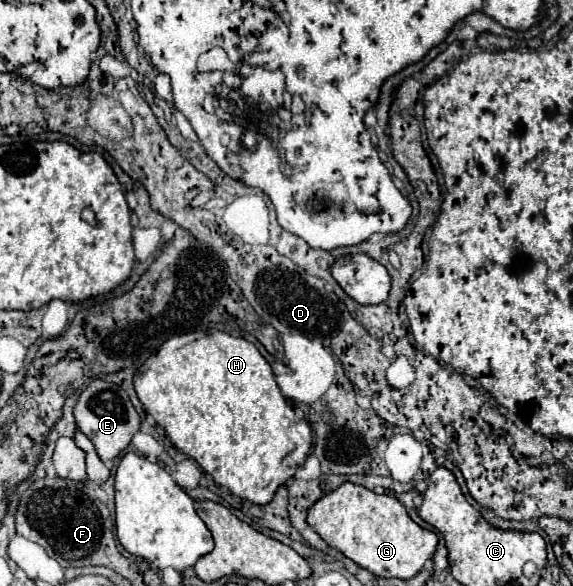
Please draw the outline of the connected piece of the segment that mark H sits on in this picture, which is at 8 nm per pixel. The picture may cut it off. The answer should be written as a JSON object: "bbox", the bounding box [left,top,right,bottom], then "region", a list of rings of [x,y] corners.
{"bbox":[134,330,312,504],"region":[[[210,330],[174,336],[150,356],[134,376],[134,388],[146,412],[166,430],[170,442],[198,462],[198,466],[214,476],[214,482],[226,486],[232,494],[254,504],[268,504],[278,486],[286,484],[306,462],[312,450],[312,428],[306,420],[296,418],[294,408],[282,396],[276,376],[258,352],[258,348],[230,334]]]}

